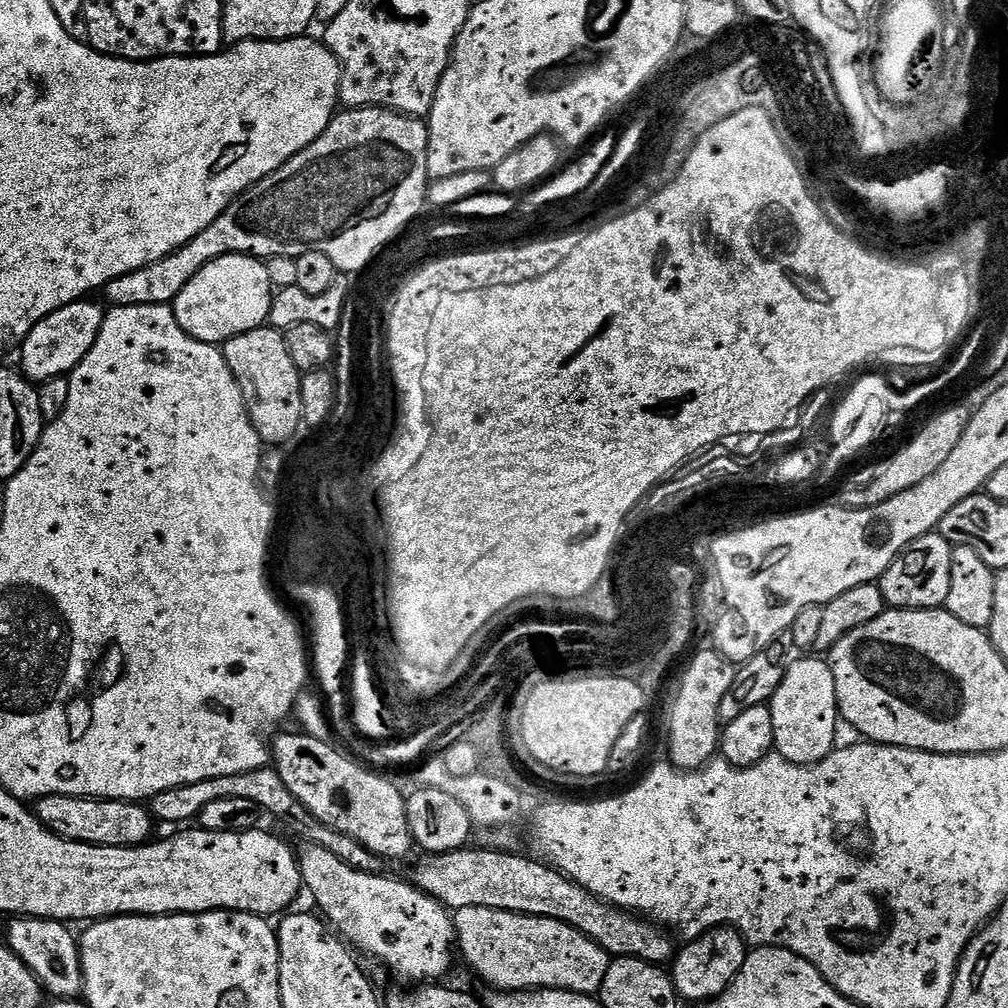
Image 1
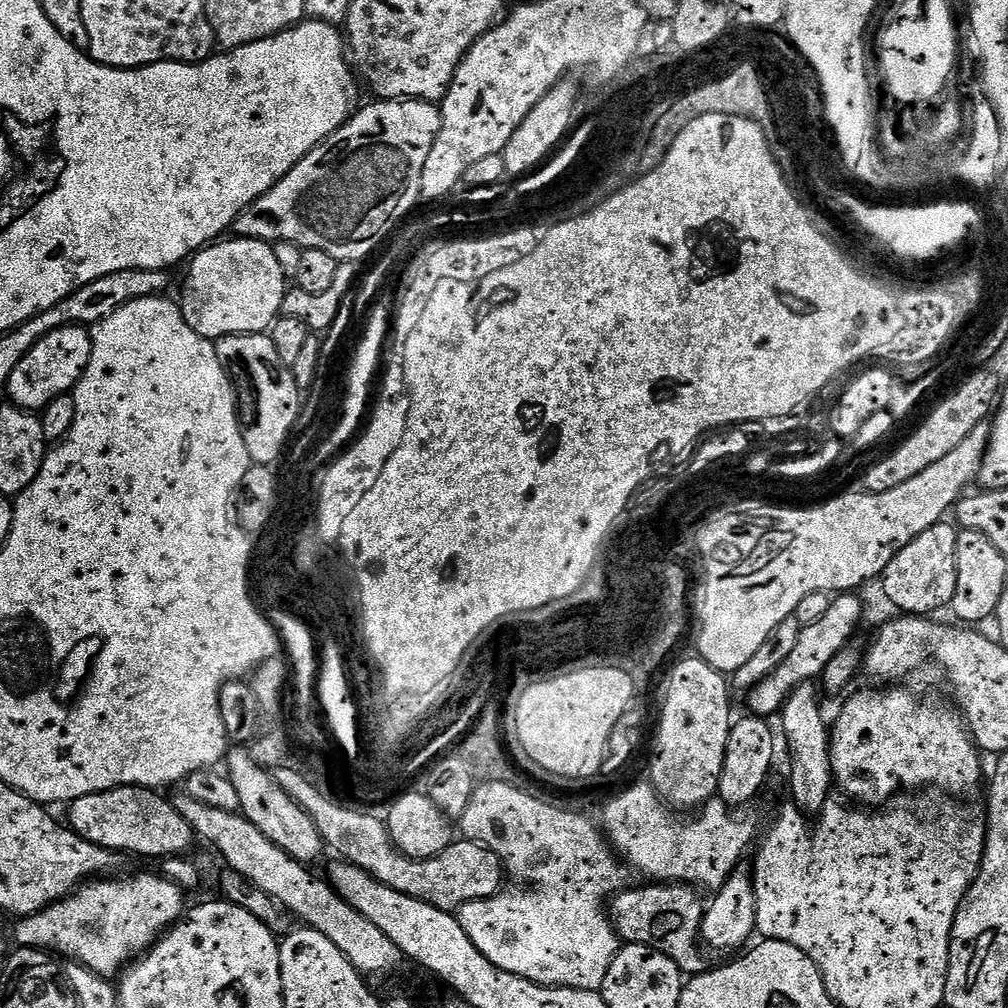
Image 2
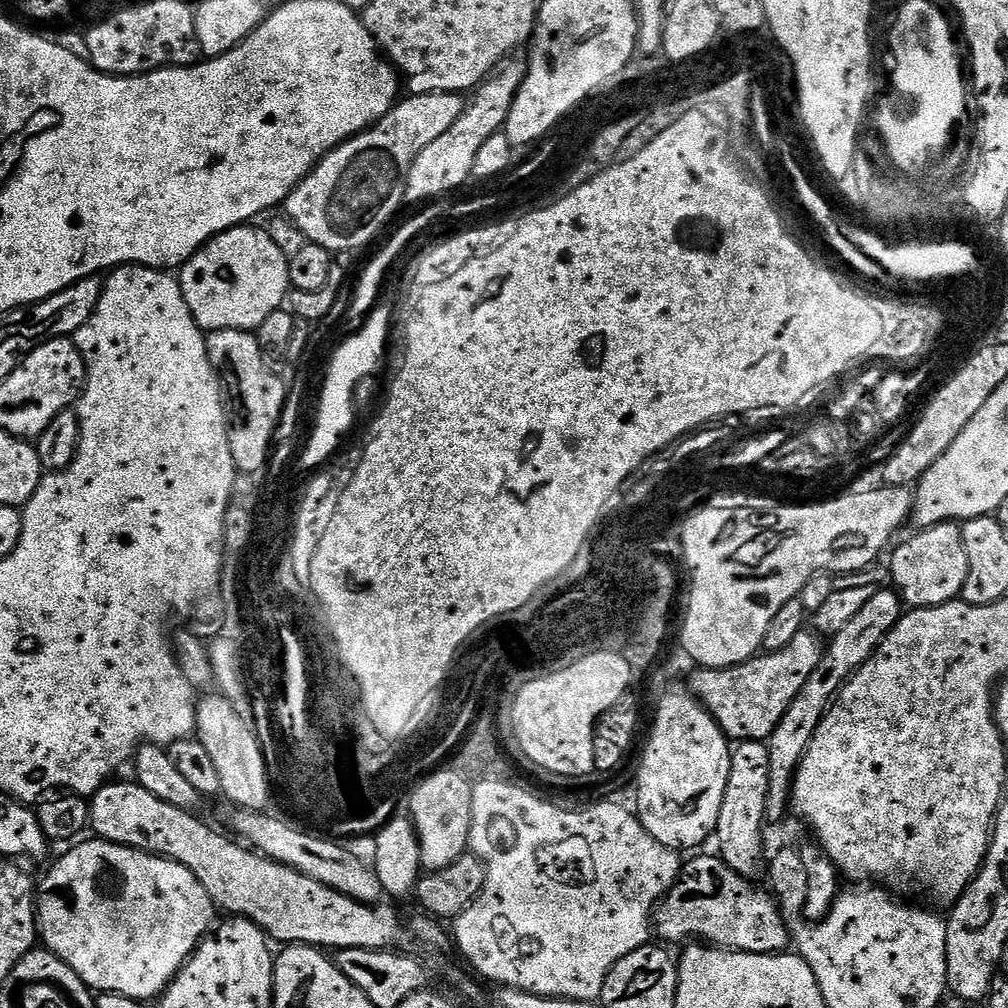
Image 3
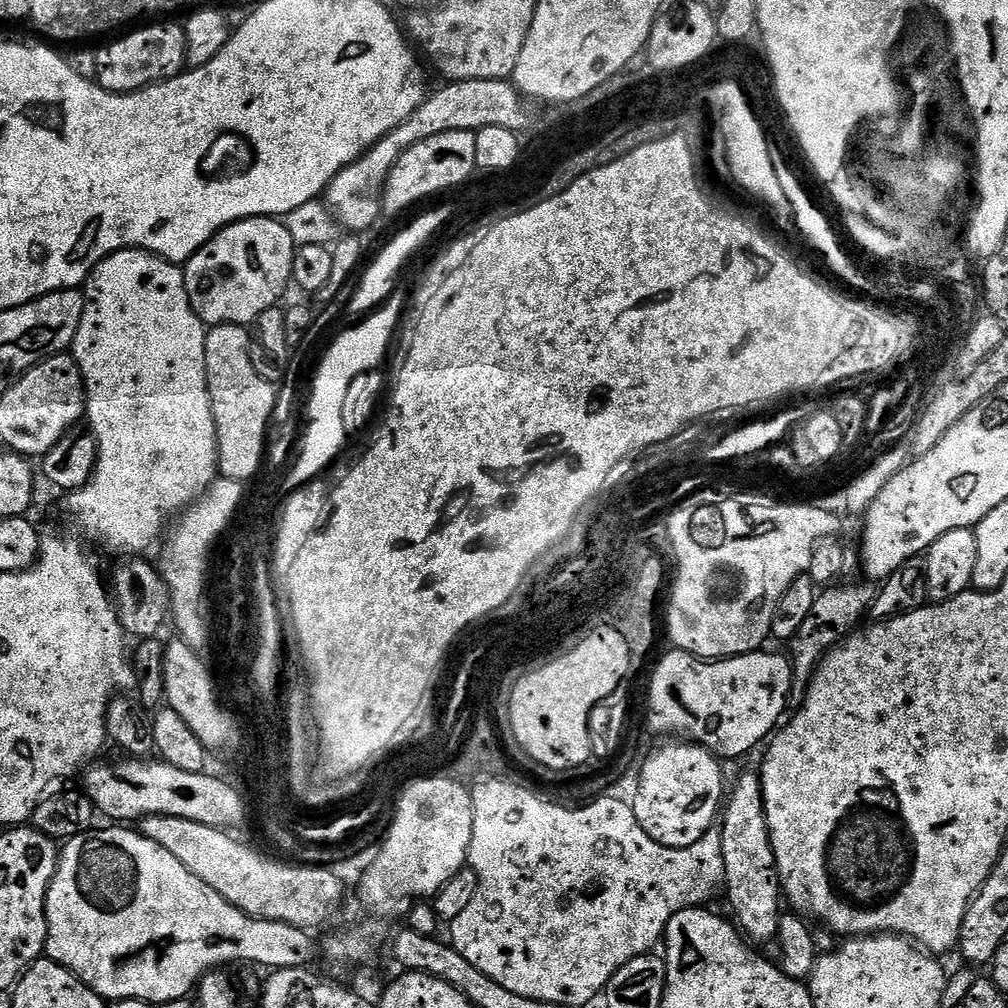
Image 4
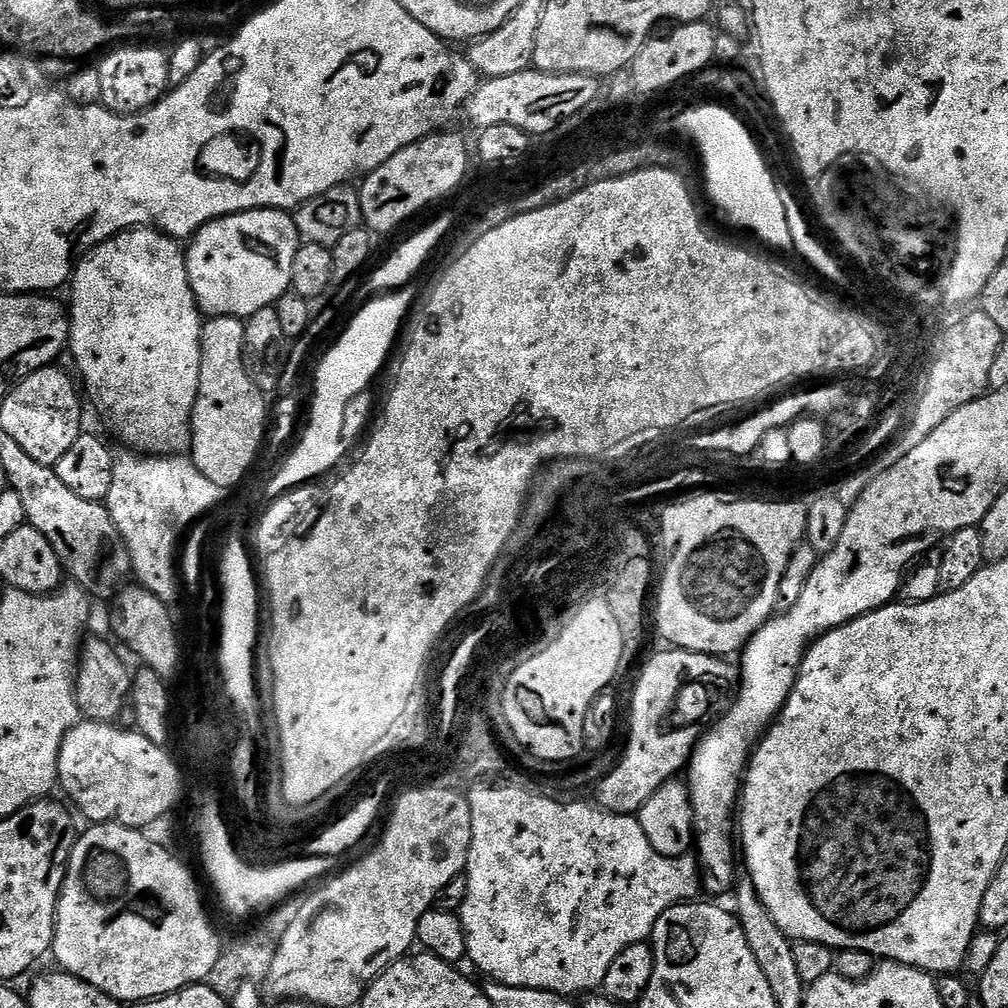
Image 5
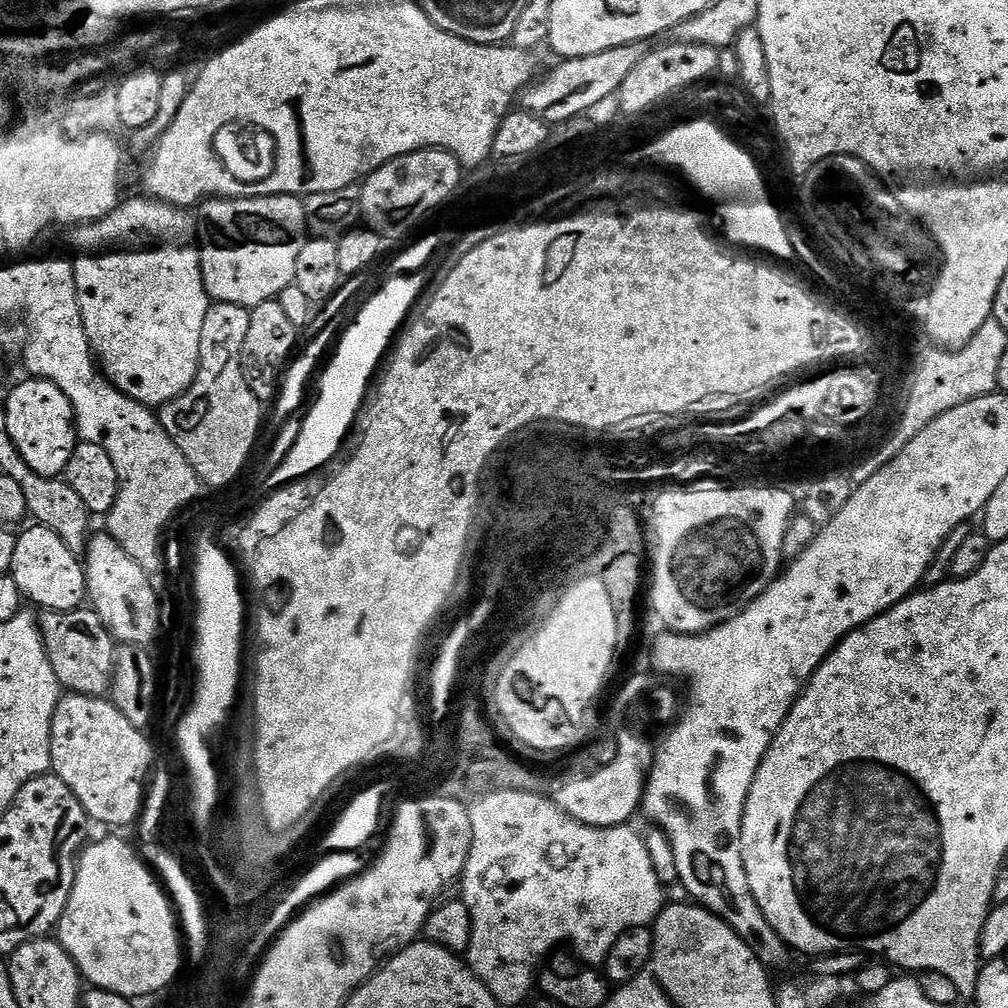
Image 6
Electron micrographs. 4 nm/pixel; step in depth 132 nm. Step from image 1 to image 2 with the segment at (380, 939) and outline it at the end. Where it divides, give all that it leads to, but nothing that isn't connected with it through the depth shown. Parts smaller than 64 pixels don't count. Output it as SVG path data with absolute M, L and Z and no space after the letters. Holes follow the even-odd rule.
M233 747L226 757L227 764L226 777L238 794L239 811L243 816L254 822L254 826L258 826L258 830L262 830L262 834L266 834L266 838L274 842L274 846L282 846L282 850L286 850L290 858L299 860L301 864L315 865L315 860L326 852L326 845L306 810L292 801L290 794L286 794L282 786L278 786L275 775L259 765L247 747Z

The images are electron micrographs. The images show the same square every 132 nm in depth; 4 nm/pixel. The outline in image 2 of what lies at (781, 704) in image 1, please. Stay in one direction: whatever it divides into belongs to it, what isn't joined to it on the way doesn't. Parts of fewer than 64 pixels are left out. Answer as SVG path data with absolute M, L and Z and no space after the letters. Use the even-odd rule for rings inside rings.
M804 683L796 687L780 712L782 726L788 742L790 752L790 796L791 801L806 816L818 816L822 809L830 802L830 790L834 788L832 774L831 733L828 724L824 722L820 702L818 700L819 689L815 683Z

